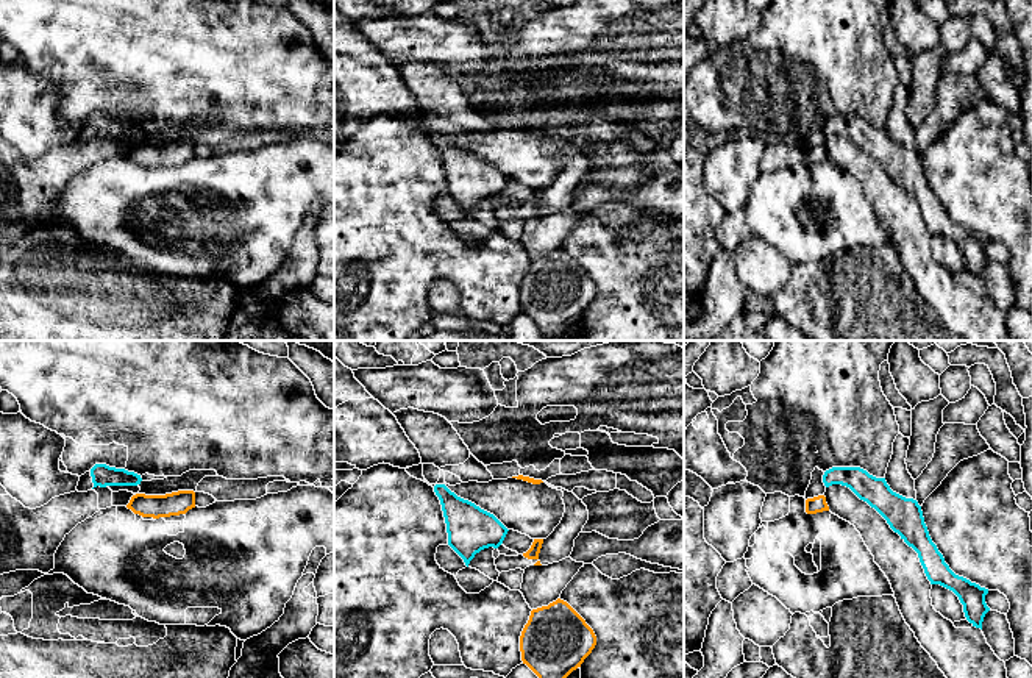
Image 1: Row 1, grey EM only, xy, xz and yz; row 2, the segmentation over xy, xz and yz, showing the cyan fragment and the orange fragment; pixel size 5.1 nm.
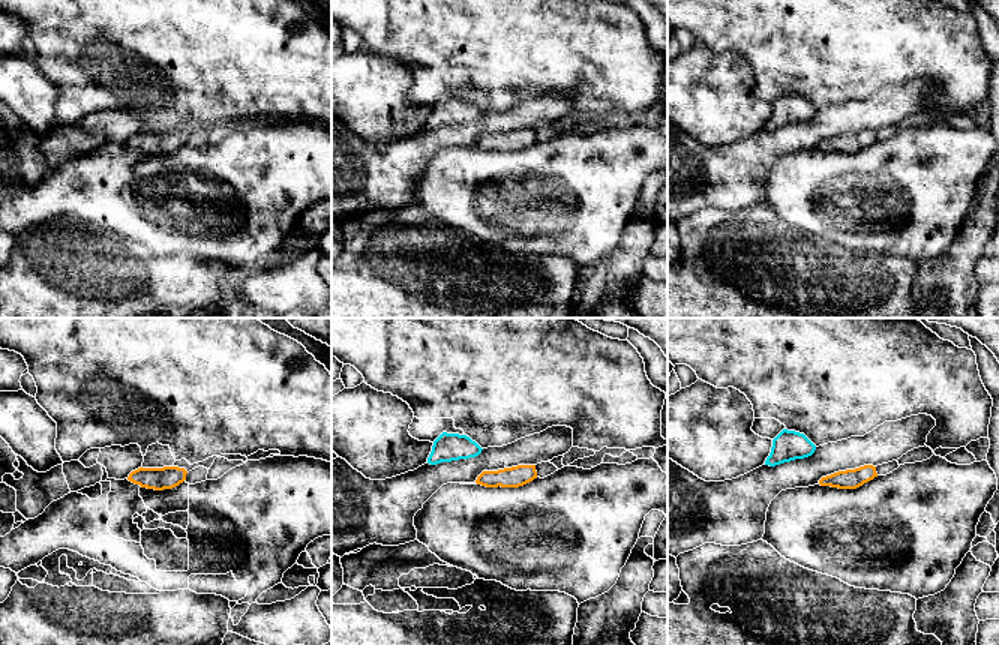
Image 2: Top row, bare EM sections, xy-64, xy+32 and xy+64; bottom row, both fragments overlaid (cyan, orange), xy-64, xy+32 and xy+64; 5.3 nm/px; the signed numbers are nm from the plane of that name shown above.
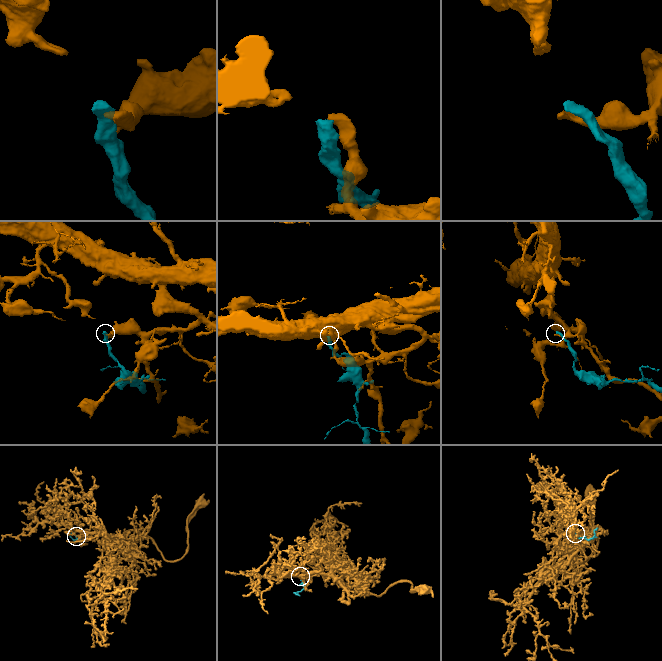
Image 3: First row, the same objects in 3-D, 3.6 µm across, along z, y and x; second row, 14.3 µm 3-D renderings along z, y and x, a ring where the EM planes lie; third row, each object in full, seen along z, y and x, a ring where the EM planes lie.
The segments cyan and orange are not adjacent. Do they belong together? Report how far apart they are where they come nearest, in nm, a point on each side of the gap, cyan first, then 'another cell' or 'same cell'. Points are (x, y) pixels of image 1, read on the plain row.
gap 50 nm; span xy (136, 135), (136, 144); another cell

